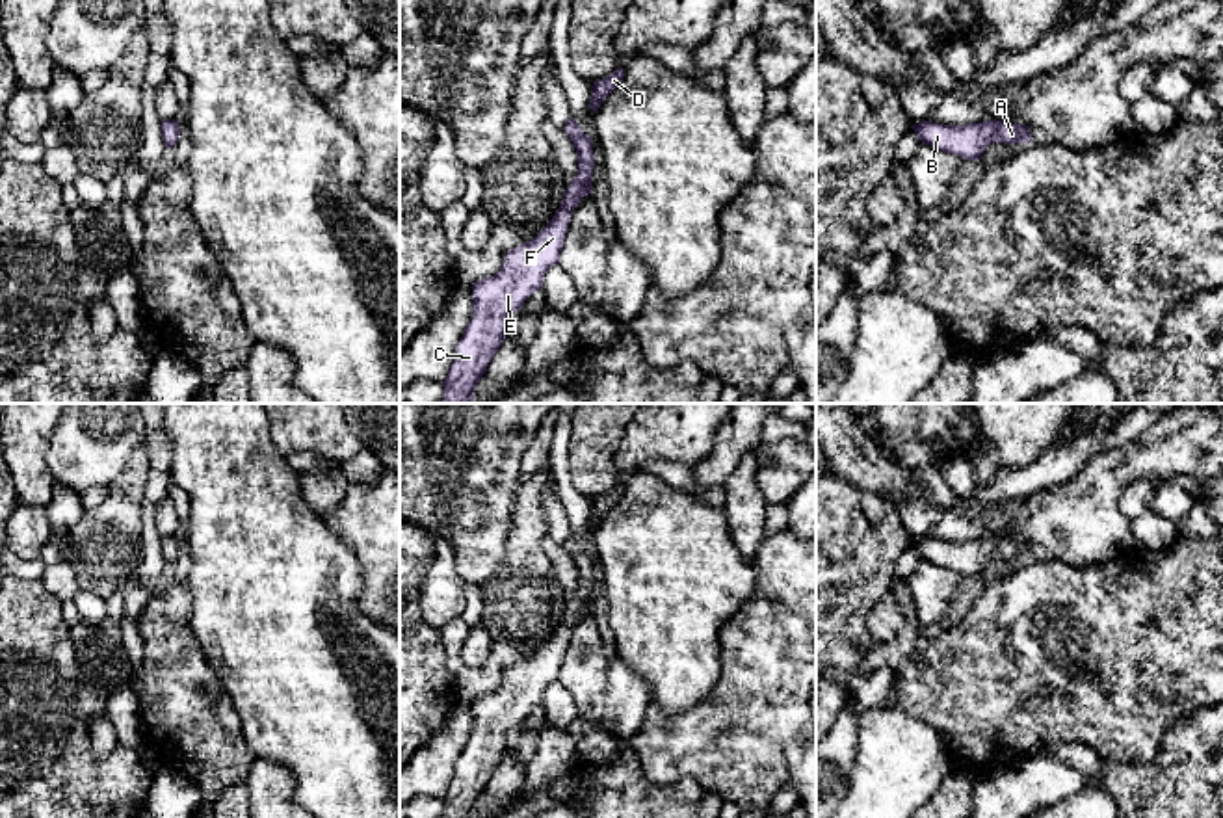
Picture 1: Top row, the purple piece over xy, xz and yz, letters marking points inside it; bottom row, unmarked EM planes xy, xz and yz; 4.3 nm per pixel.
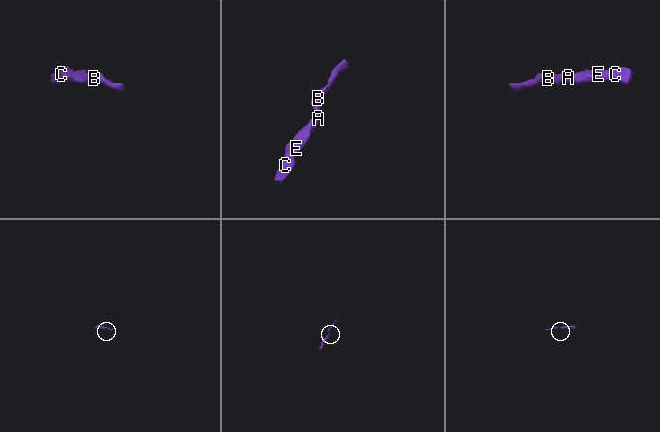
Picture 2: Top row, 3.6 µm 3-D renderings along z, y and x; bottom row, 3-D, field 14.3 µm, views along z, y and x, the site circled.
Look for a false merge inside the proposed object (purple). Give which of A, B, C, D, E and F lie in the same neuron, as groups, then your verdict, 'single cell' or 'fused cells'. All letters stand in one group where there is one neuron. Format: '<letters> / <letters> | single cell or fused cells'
A B C D E F | single cell

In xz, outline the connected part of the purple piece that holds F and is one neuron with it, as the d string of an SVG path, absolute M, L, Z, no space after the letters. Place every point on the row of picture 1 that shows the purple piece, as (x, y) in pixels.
M571 117L563 126L578 152L578 173L546 227L530 242L506 253L496 275L474 283L472 316L455 348L454 363L442 381L442 403L470 403L474 389L506 338L506 320L541 290L545 273L559 264L572 210L591 193L595 152L593 141Z

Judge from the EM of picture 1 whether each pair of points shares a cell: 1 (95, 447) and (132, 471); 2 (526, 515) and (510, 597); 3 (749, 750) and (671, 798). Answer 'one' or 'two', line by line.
1: two
2: one
3: two

